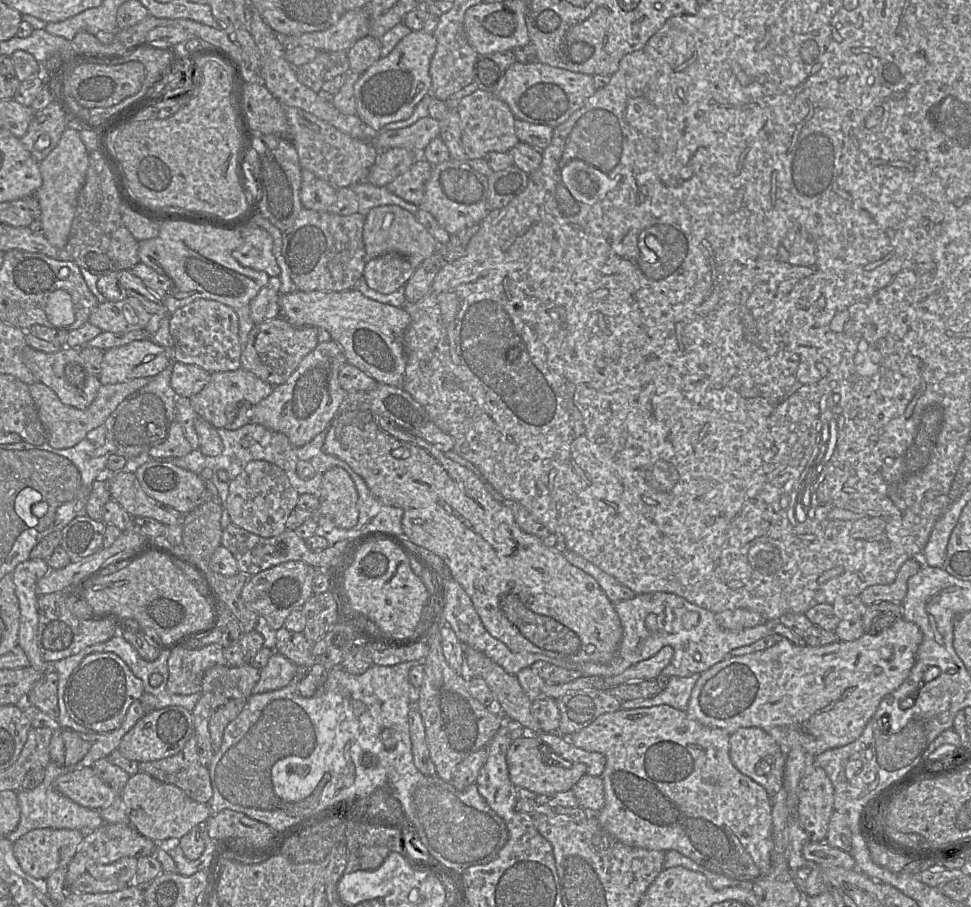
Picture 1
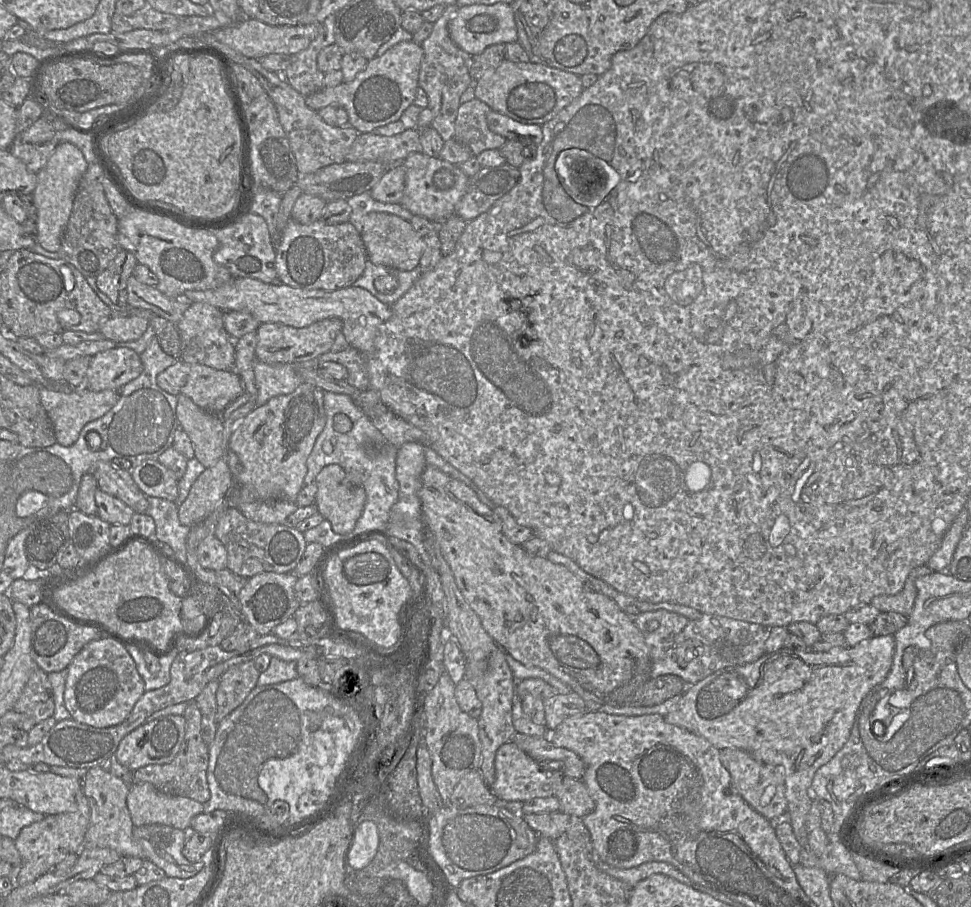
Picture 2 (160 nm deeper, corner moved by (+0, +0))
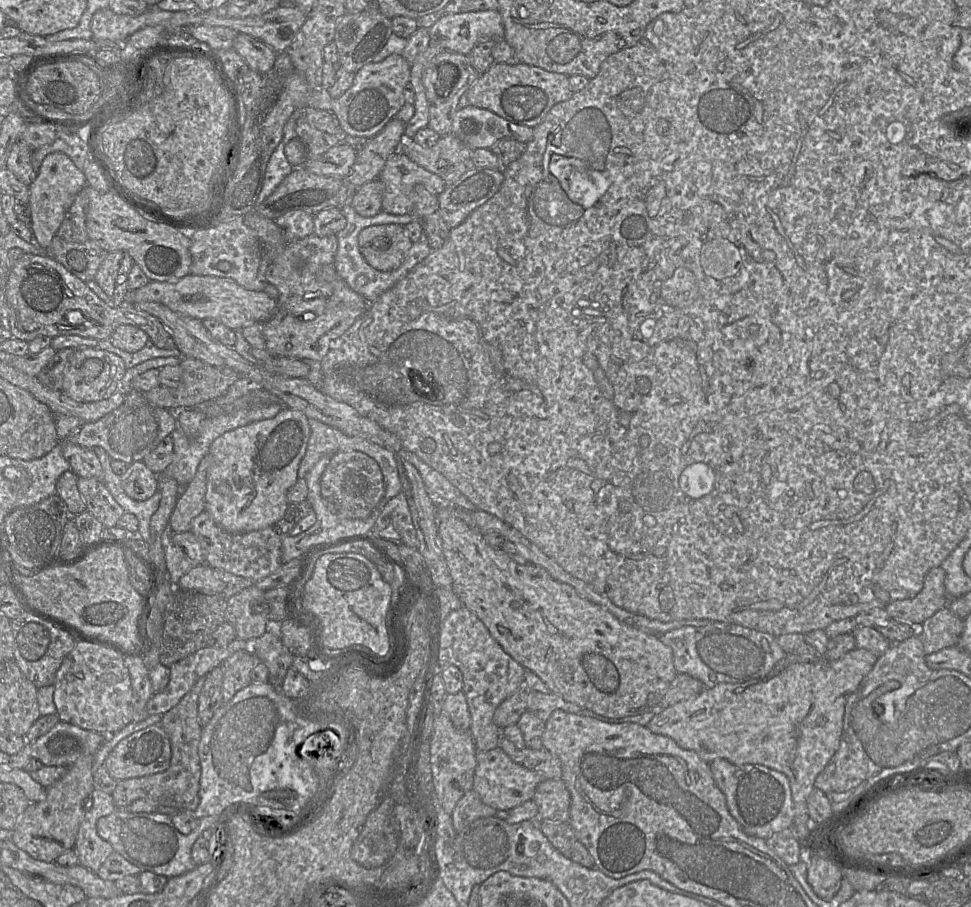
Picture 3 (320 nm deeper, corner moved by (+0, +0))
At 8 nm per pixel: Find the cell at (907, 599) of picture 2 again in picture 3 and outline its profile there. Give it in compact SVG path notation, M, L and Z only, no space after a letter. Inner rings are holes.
M941 566L932 568L926 575L922 590L913 598L896 600L885 608L891 619L907 622L915 627L948 606L945 589L946 572Z

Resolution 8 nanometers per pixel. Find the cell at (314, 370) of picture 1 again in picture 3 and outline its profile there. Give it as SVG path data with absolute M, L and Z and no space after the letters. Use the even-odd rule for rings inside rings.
M284 407L275 417L225 432L209 447L205 511L229 533L247 533L275 526L289 507L288 491L298 480L298 470L311 435L308 417Z

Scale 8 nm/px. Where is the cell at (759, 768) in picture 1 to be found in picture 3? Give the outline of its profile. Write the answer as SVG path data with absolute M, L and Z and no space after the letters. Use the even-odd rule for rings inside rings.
M717 758L712 761L710 769L717 787L725 795L730 814L747 835L767 839L773 833L792 826L794 803L789 779L785 774L759 764L735 765L723 758Z

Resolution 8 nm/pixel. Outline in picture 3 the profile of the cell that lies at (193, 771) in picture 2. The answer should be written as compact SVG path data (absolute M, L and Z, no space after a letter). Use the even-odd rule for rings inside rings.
M206 676L199 678L179 703L162 715L160 723L171 741L172 756L168 769L160 773L119 780L111 793L117 807L129 806L137 799L145 799L152 805L178 810L194 811L198 807L201 776L198 746L202 731L198 716L198 700L205 680Z

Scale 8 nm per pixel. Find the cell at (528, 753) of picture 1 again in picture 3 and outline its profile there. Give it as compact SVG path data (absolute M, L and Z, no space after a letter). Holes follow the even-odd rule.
M500 747L478 751L476 759L473 790L483 803L496 810L509 811L533 799L537 785L544 780L540 773L513 762Z

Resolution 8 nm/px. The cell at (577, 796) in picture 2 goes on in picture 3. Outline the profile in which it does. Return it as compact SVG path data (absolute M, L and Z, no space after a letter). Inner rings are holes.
M561 778L541 781L535 789L533 801L538 807L538 821L568 823L571 796Z

